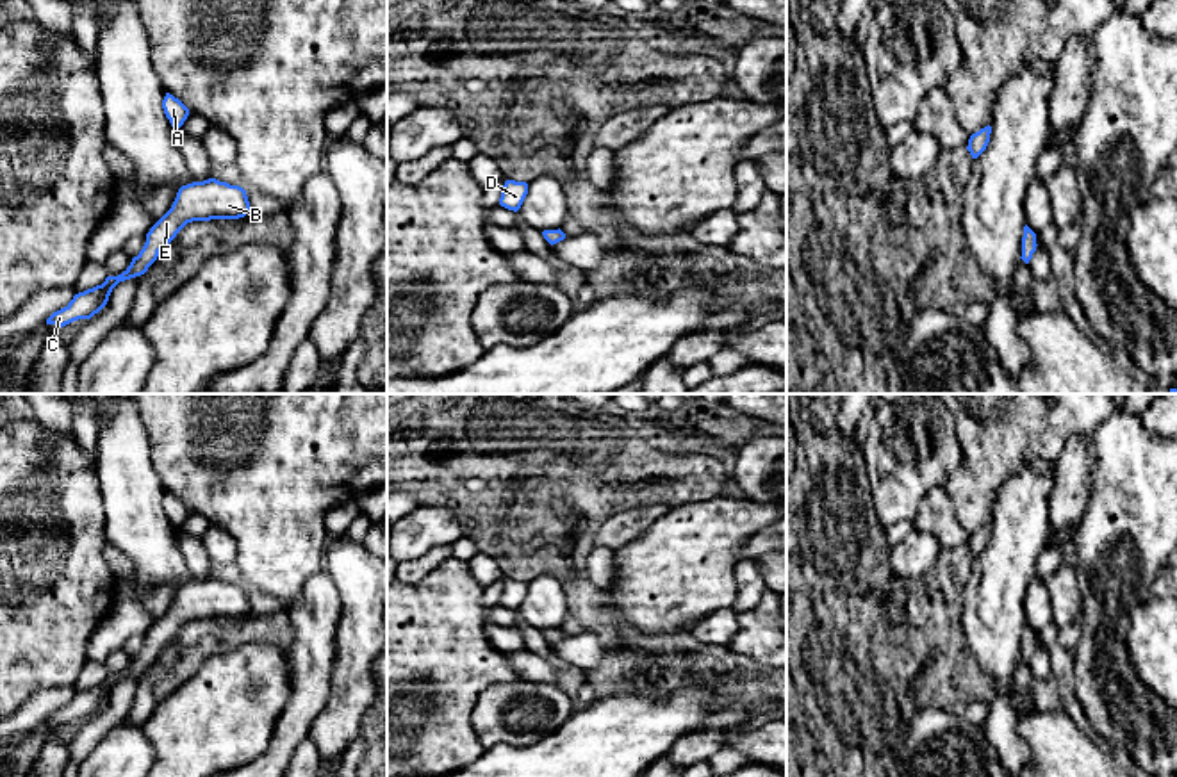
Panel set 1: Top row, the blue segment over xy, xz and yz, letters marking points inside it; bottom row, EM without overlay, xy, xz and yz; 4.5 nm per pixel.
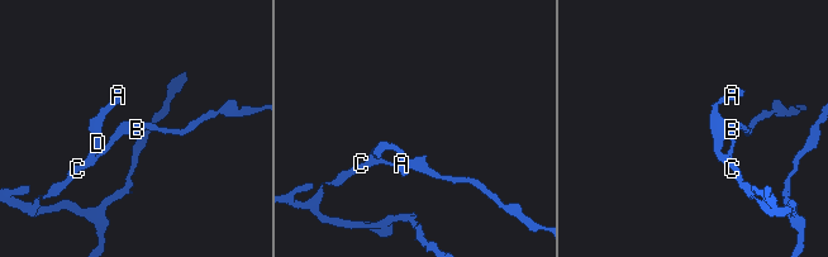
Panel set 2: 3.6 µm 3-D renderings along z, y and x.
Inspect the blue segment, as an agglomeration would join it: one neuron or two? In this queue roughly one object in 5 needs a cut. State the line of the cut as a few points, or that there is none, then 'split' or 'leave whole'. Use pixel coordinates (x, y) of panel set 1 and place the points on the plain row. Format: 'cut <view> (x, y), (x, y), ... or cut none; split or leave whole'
cut none; leave whole

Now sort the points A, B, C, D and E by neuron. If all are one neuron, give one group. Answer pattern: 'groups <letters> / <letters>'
groups A B C D E

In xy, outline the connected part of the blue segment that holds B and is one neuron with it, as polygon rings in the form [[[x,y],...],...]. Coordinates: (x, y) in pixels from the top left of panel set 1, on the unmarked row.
[[[216,577],[182,585],[171,608],[150,627],[146,642],[130,665],[118,675],[107,675],[102,684],[73,695],[61,709],[54,711],[46,724],[59,727],[78,720],[91,718],[109,700],[112,688],[125,679],[141,675],[157,659],[159,650],[169,643],[177,633],[193,620],[239,618],[250,611],[246,590]]]

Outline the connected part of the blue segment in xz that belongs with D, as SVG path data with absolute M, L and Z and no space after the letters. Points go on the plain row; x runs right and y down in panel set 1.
M506 579L503 585L503 592L499 597L499 604L517 611L528 593L528 583L526 581L515 581L515 579Z

